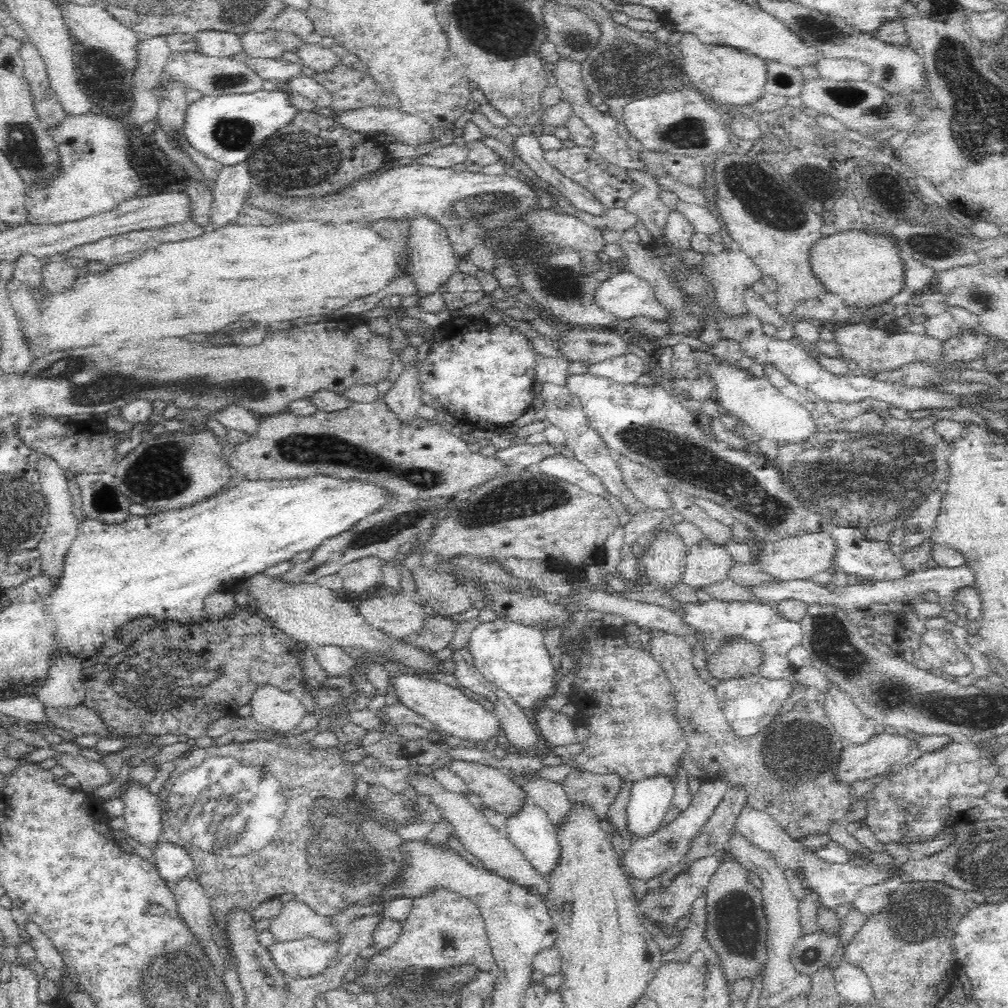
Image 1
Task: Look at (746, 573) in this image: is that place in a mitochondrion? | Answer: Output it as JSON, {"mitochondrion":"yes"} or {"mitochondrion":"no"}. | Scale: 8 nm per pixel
{"mitochondrion":"no"}

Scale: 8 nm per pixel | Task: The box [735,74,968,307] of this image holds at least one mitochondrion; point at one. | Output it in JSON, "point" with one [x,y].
{"point":[847,95]}

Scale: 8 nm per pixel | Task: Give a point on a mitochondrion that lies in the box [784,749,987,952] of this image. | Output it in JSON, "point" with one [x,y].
{"point":[922,914]}

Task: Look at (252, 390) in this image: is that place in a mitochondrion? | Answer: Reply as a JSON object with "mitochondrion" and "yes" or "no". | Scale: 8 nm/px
{"mitochondrion":"yes"}

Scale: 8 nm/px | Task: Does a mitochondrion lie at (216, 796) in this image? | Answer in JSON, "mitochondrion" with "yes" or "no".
{"mitochondrion":"yes"}

